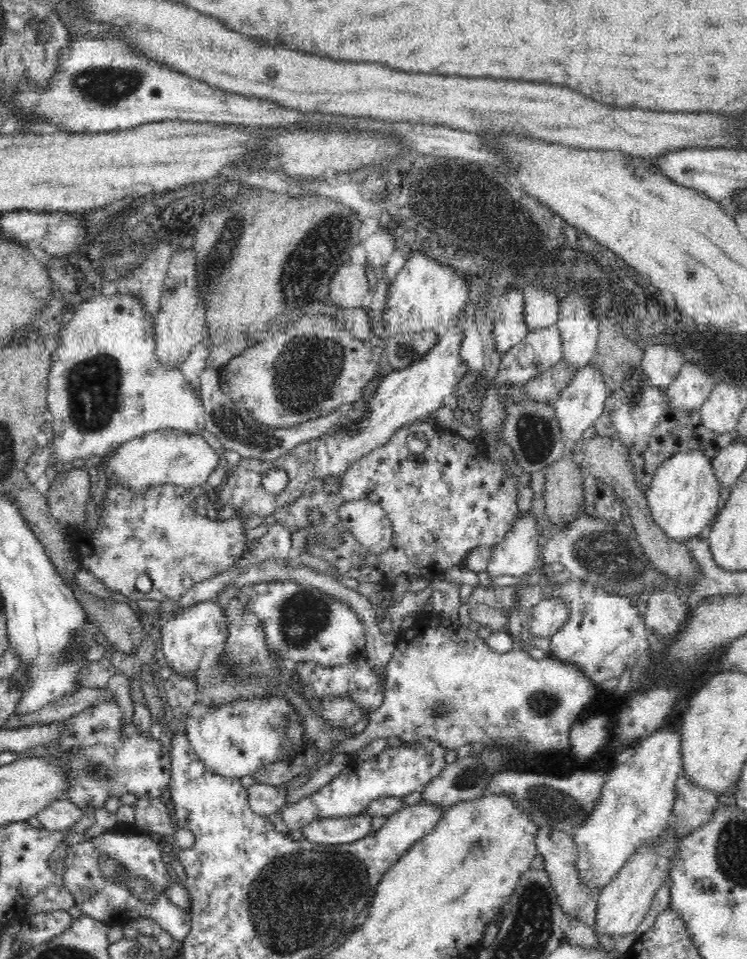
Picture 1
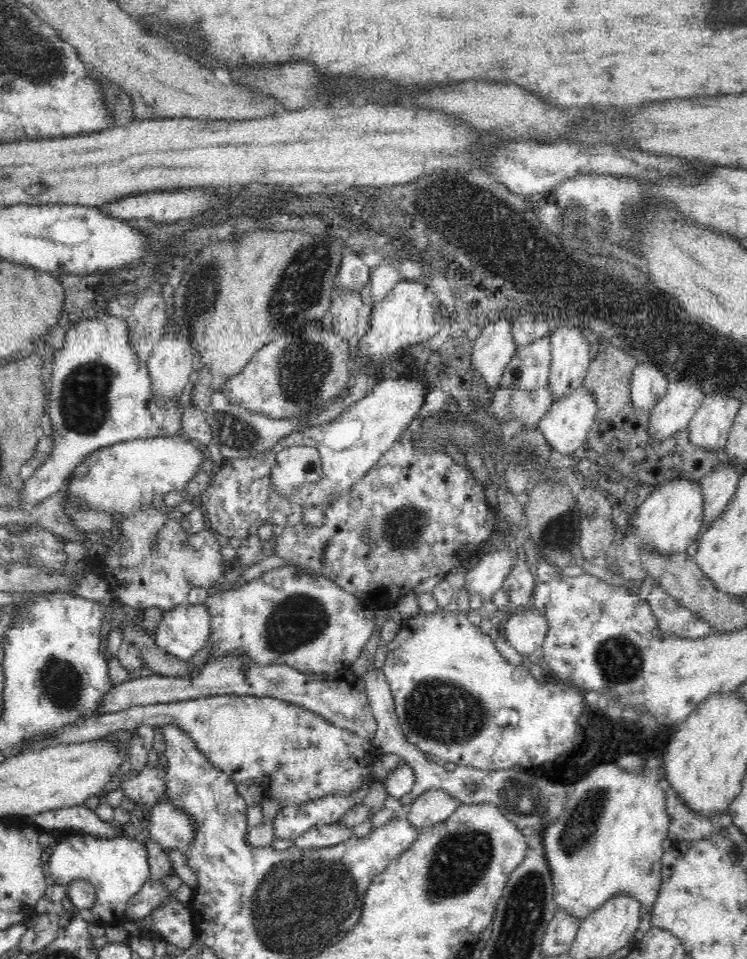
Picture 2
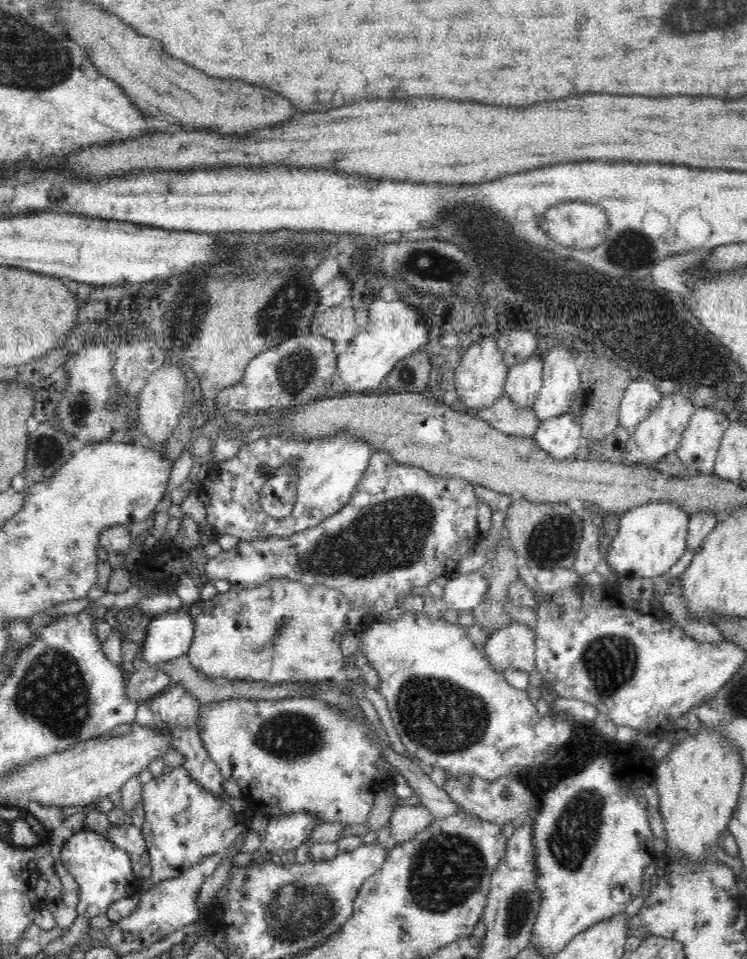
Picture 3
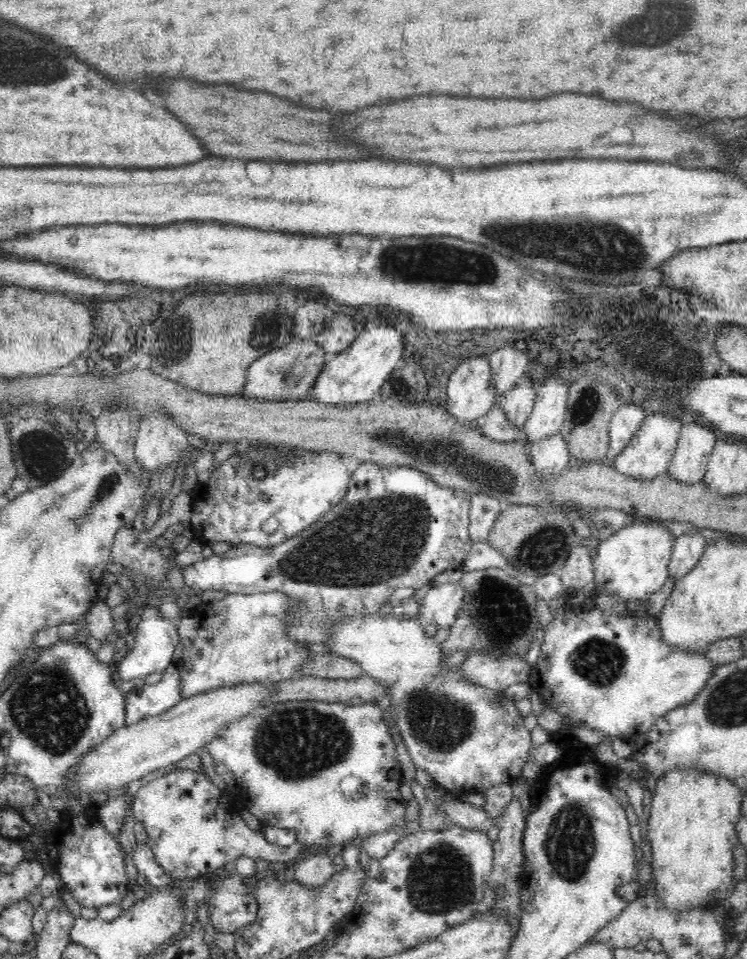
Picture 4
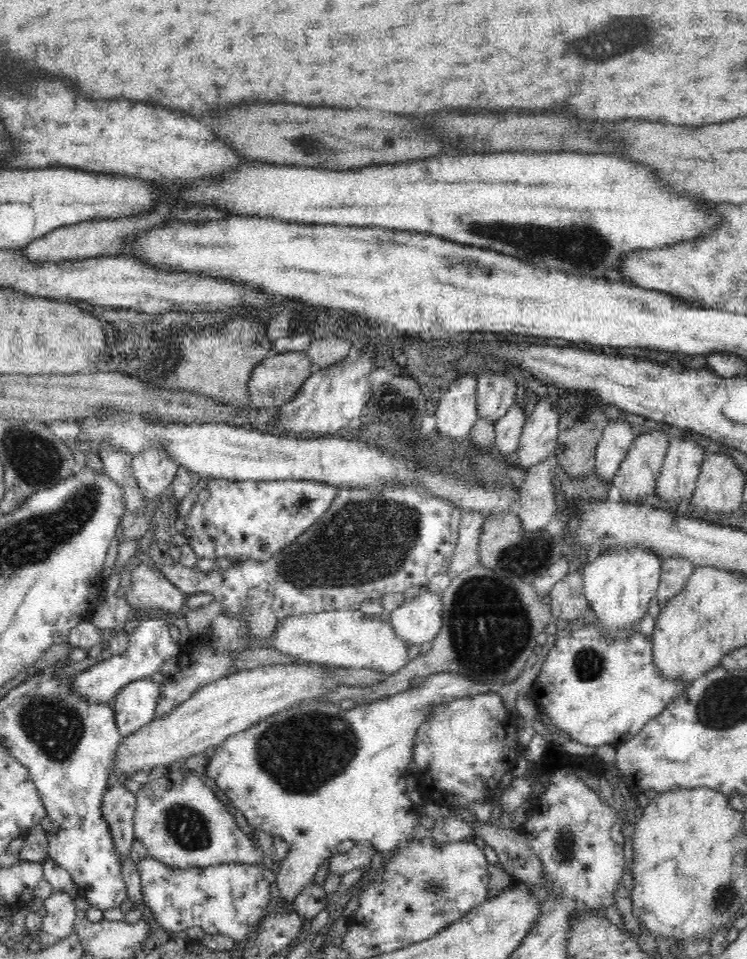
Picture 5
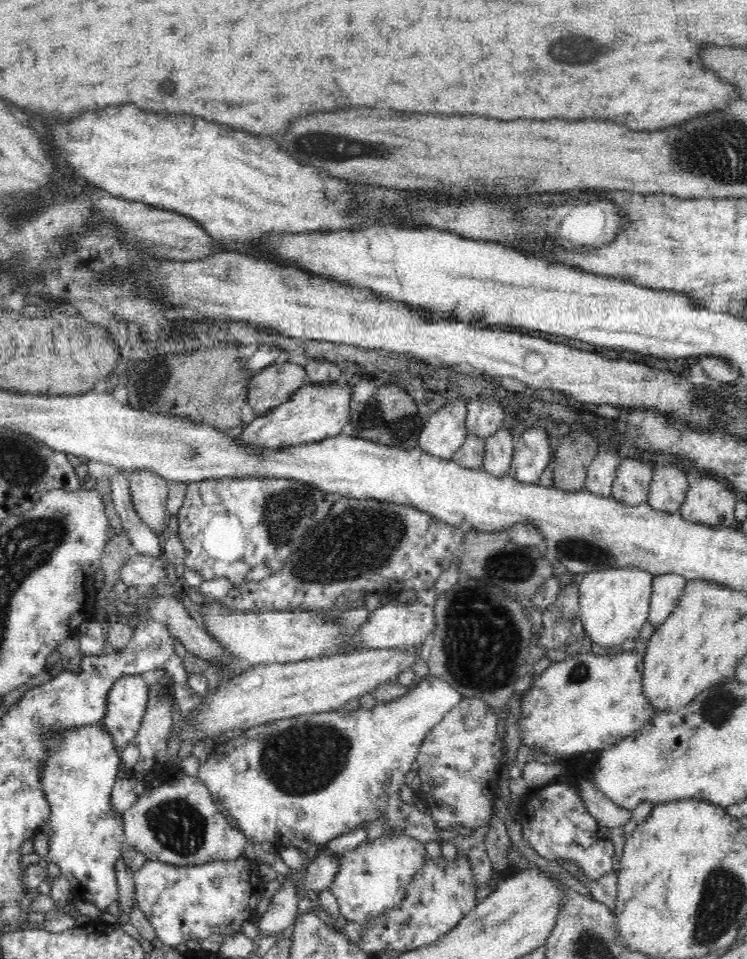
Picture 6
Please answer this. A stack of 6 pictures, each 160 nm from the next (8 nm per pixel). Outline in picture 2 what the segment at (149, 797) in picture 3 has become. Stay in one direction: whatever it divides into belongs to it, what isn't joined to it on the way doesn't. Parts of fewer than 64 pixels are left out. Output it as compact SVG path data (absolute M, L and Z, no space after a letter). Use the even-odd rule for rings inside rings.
M166 796L153 806L147 817L145 829L150 840L158 843L166 854L172 850L183 852L192 842L194 823L184 813L178 813Z

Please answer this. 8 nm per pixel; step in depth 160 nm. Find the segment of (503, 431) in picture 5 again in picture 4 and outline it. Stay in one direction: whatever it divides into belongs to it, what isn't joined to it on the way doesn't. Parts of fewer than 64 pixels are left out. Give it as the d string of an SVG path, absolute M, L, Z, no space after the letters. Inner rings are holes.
M523 376L510 390L499 396L499 406L505 411L511 424L518 428L525 426L535 406L536 388L530 376Z

